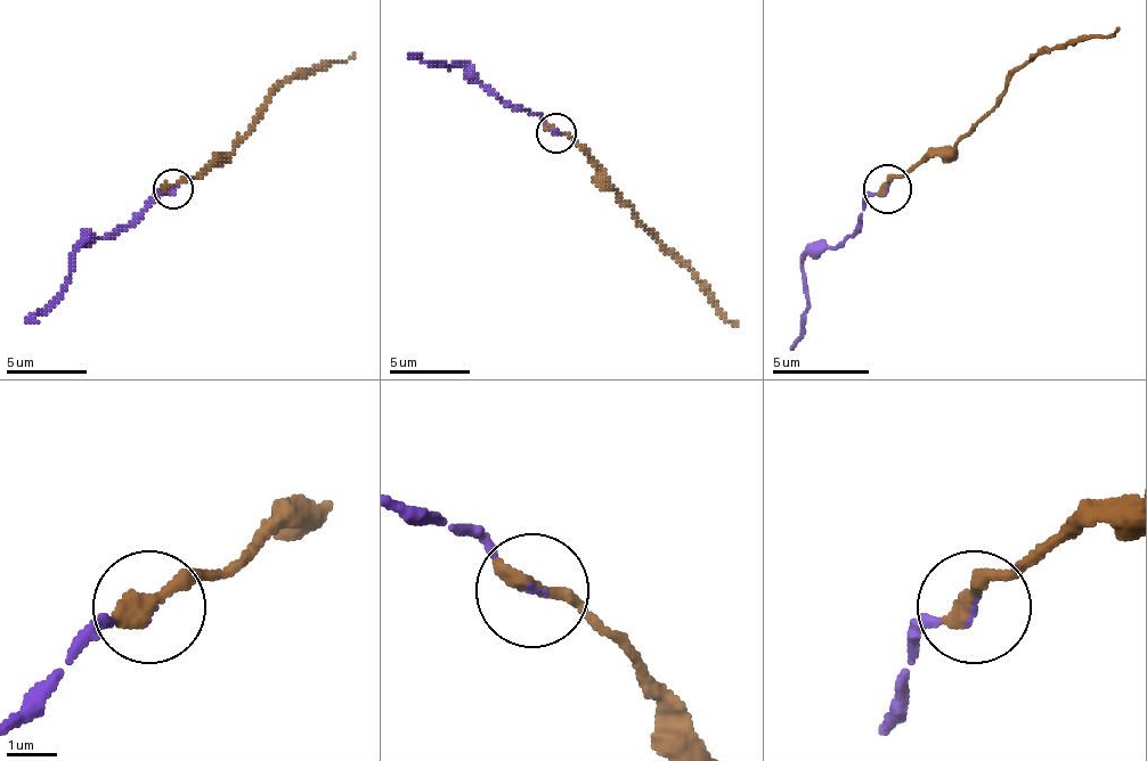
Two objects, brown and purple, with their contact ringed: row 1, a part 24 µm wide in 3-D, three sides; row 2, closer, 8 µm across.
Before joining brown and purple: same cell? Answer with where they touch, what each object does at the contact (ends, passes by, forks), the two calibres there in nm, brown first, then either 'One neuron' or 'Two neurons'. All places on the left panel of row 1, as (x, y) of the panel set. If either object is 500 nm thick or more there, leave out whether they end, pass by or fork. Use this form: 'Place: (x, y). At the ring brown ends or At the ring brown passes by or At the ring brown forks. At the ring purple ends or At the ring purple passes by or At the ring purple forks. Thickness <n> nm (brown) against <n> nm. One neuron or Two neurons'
Place: (172, 189). At the ring brown ends. At the ring purple ends. Thickness 420 nm (brown) against 60 nm. One neuron

